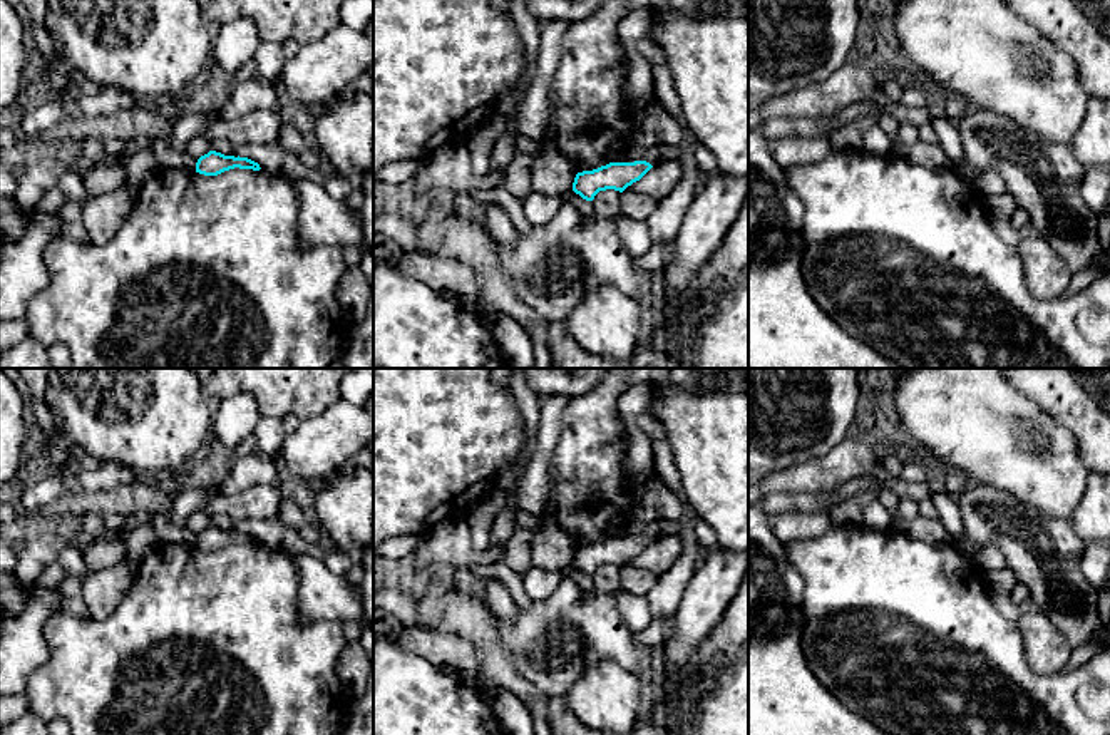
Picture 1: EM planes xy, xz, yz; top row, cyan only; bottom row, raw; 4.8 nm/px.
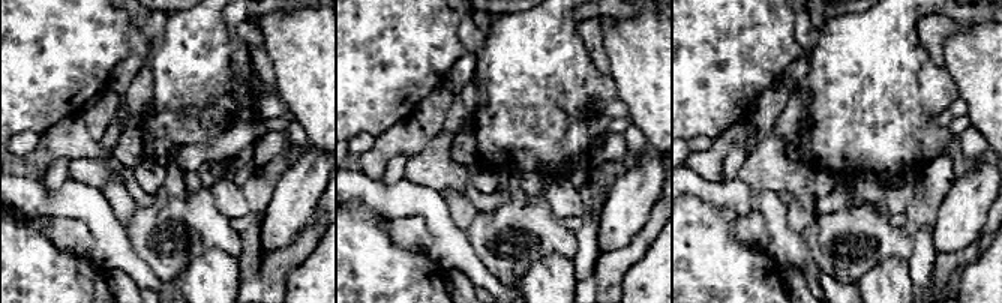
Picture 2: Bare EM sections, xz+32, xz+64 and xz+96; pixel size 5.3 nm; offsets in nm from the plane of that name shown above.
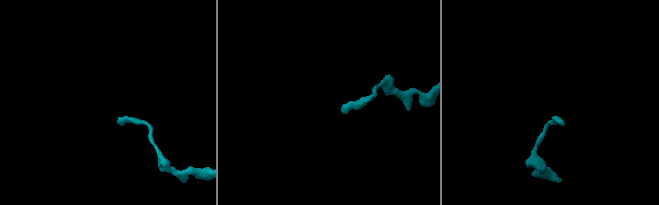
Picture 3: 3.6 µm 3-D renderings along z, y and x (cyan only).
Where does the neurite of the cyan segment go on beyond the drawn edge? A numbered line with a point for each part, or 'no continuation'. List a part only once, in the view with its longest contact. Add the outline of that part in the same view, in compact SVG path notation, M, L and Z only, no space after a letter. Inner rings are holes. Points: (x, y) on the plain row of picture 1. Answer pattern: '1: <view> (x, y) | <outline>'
no continuation

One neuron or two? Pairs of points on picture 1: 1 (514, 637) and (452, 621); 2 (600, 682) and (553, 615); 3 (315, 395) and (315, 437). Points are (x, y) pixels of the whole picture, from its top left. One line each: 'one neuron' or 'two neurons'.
1: two neurons
2: two neurons
3: two neurons

